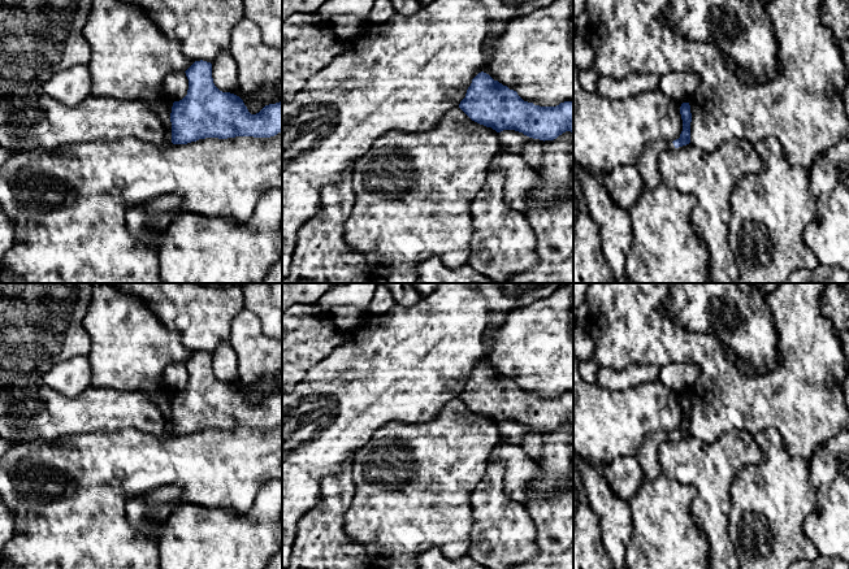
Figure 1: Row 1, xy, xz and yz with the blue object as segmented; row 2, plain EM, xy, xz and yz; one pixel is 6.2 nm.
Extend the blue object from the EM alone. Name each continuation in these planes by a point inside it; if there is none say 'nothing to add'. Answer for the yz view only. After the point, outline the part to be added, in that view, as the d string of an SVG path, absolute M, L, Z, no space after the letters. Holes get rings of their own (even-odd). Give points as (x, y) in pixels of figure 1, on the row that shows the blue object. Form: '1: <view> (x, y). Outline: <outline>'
1: yz (648, 163). Outline: M662 140L650 143L645 147L637 162L637 170L641 174L644 188L653 190L660 183L658 168L659 155L664 149L671 148L675 148L672 142L662 142Z

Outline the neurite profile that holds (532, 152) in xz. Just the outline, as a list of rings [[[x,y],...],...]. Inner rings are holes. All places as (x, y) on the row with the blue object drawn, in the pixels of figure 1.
[[[528,138],[528,140],[523,145],[521,156],[525,162],[538,170],[542,165],[542,156],[543,156],[543,140]]]

